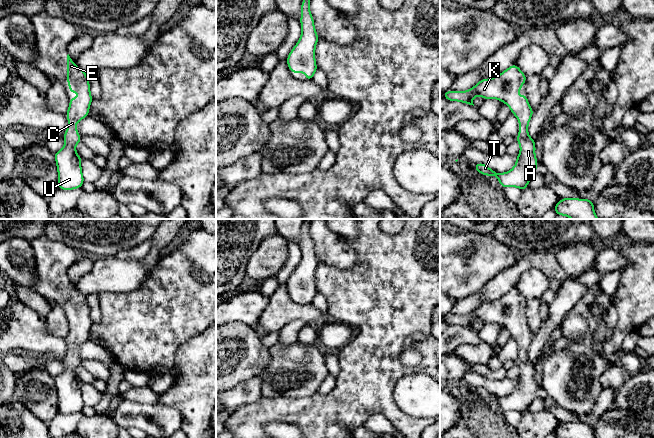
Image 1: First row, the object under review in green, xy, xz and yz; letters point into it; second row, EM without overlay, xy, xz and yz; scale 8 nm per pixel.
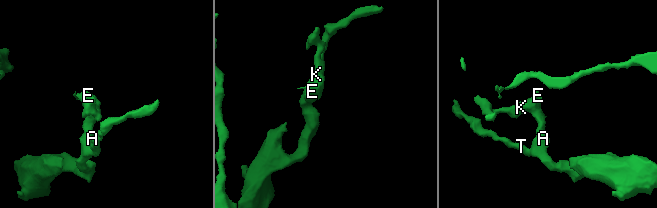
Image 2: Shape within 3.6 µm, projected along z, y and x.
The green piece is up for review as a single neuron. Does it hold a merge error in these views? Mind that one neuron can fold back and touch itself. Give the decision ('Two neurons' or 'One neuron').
One neuron

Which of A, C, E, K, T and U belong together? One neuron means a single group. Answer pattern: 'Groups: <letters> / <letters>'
Groups: A C E K T U

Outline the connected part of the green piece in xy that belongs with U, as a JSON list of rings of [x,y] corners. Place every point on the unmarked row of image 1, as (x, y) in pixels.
[[[69,278],[67,279],[67,307],[69,317],[81,316],[82,318],[77,322],[69,322],[70,330],[65,337],[68,342],[68,351],[62,360],[65,370],[54,377],[59,414],[81,412],[85,405],[81,392],[82,382],[75,374],[75,370],[82,365],[76,349],[78,345],[89,340],[89,332],[93,324],[87,297],[76,290]]]

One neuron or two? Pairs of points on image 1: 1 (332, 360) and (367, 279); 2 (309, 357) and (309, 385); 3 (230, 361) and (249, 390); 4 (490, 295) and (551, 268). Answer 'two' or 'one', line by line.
1: two
2: one
3: two
4: one

